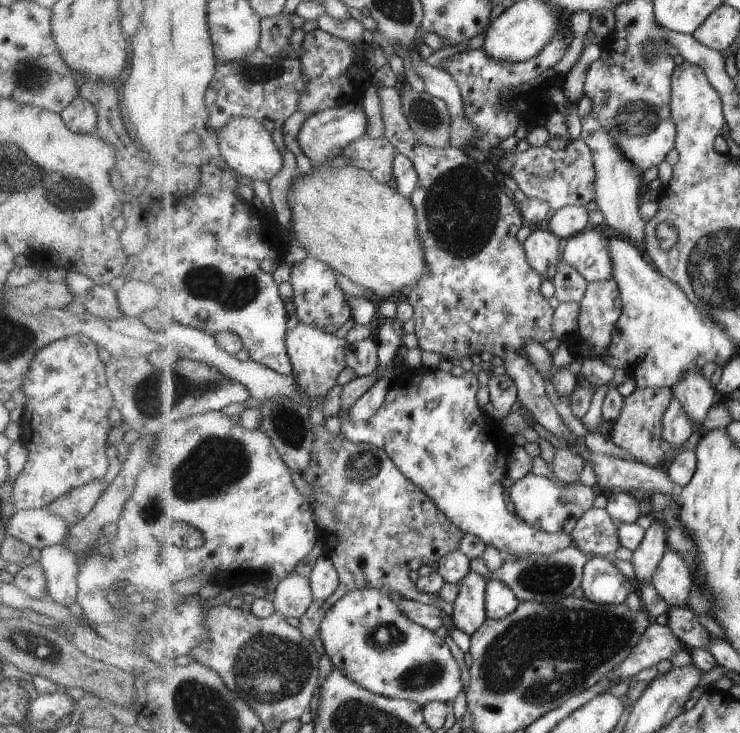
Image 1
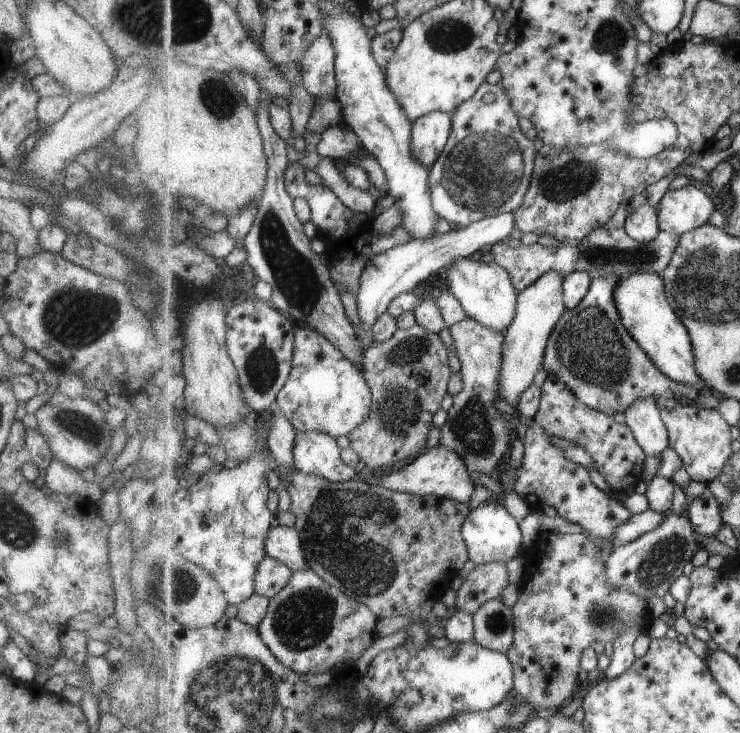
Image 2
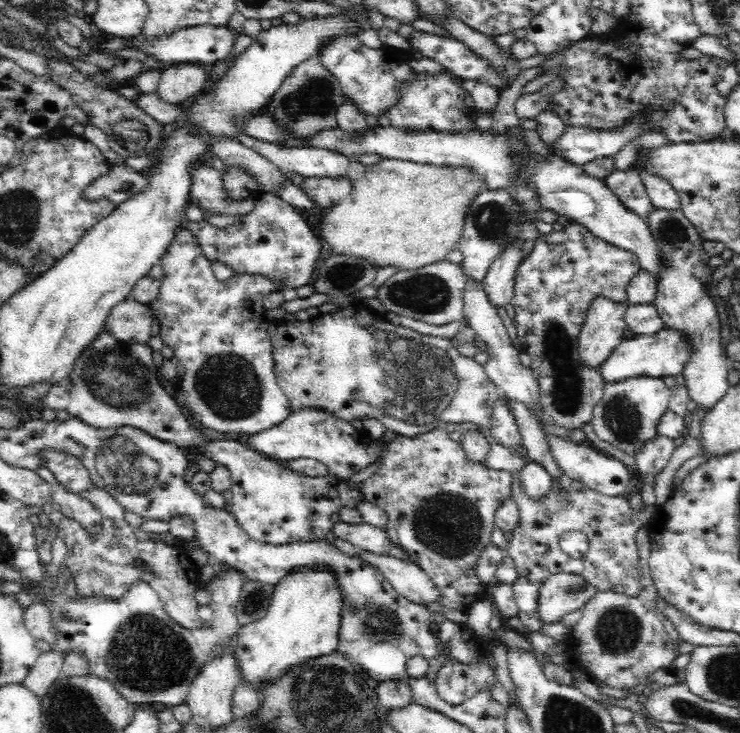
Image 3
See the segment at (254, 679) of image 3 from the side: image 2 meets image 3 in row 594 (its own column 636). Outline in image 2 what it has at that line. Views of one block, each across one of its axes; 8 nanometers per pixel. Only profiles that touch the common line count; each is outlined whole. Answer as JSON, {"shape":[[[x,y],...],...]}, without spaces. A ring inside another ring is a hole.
{"shape":[[[643,271],[630,274],[618,284],[614,301],[622,316],[622,323],[669,378],[699,390],[705,386],[712,392],[696,369],[694,342],[690,330],[670,303],[666,284],[660,274]]]}

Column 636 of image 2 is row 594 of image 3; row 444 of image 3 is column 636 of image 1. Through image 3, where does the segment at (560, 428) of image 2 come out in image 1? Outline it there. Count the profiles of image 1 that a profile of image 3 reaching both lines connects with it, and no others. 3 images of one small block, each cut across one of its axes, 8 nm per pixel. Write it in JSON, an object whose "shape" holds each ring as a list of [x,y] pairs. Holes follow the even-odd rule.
{"shape":[[[637,388],[631,396],[624,398],[624,407],[616,421],[612,424],[610,439],[613,444],[627,450],[634,456],[634,461],[648,466],[659,466],[665,460],[665,452],[661,448],[663,442],[663,416],[675,400],[672,388]]]}

